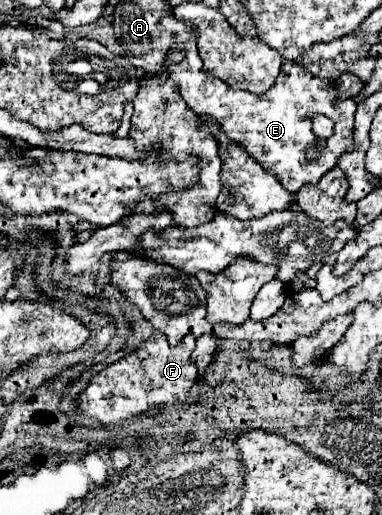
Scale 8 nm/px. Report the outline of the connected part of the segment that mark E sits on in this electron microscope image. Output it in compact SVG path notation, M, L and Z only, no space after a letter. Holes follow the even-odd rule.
M177 42L177 44L173 44L173 48L185 50L185 60L181 60L179 64L169 64L169 72L171 72L171 78L175 82L179 82L181 96L187 102L187 106L199 118L207 120L207 126L213 136L217 136L219 132L227 134L229 142L243 146L249 152L249 156L253 156L265 170L273 172L289 192L295 194L305 184L317 184L321 180L321 176L335 166L335 162L339 160L339 156L343 152L353 150L353 116L355 116L357 104L353 100L335 102L335 84L333 82L311 76L311 72L307 72L297 62L283 60L281 72L279 72L275 84L265 94L251 94L247 90L231 90L223 80L203 72L203 60L197 54L197 42L187 42L187 44ZM307 112L321 112L321 114L329 116L335 122L335 134L331 138L317 138L311 130L311 122L303 120Z

